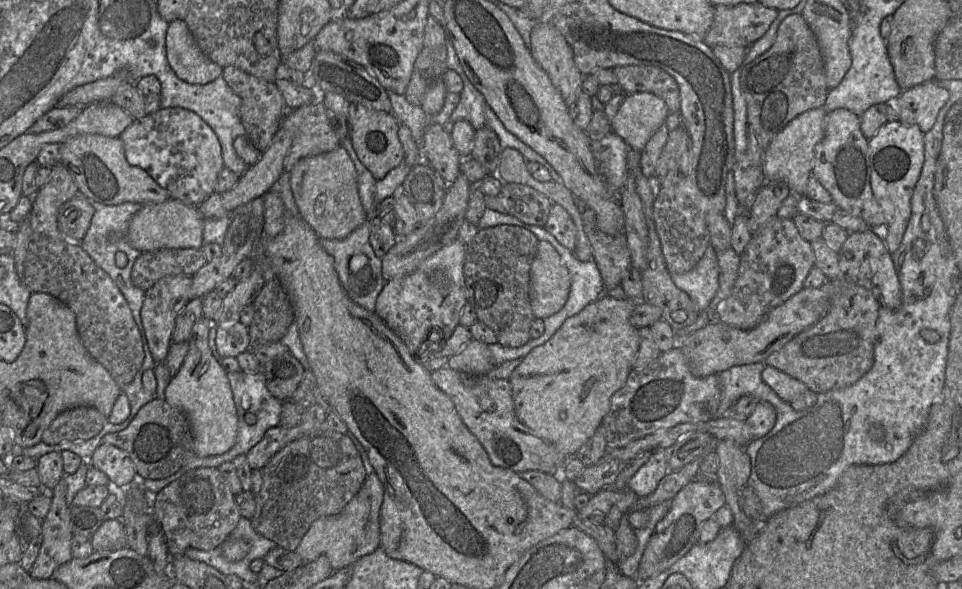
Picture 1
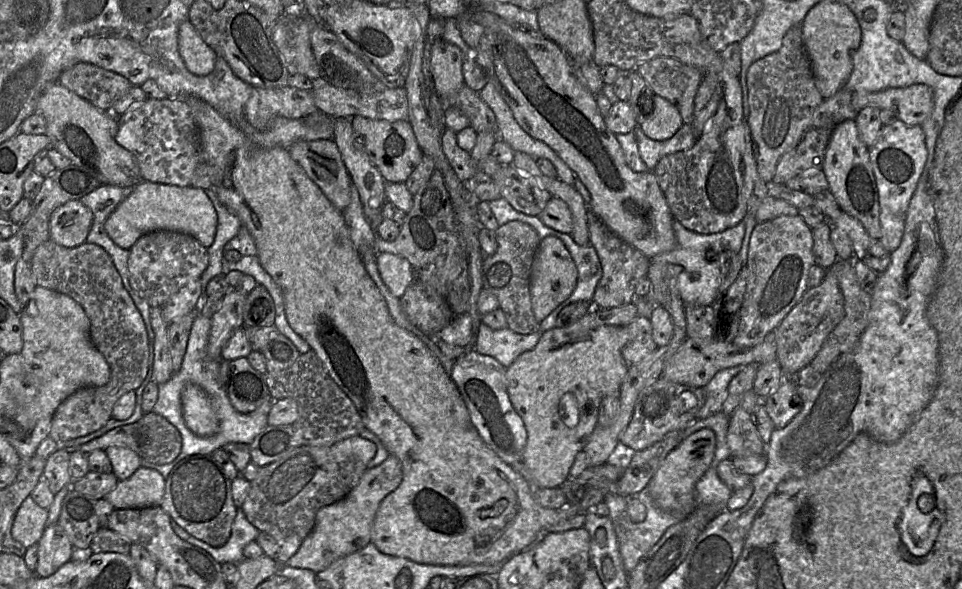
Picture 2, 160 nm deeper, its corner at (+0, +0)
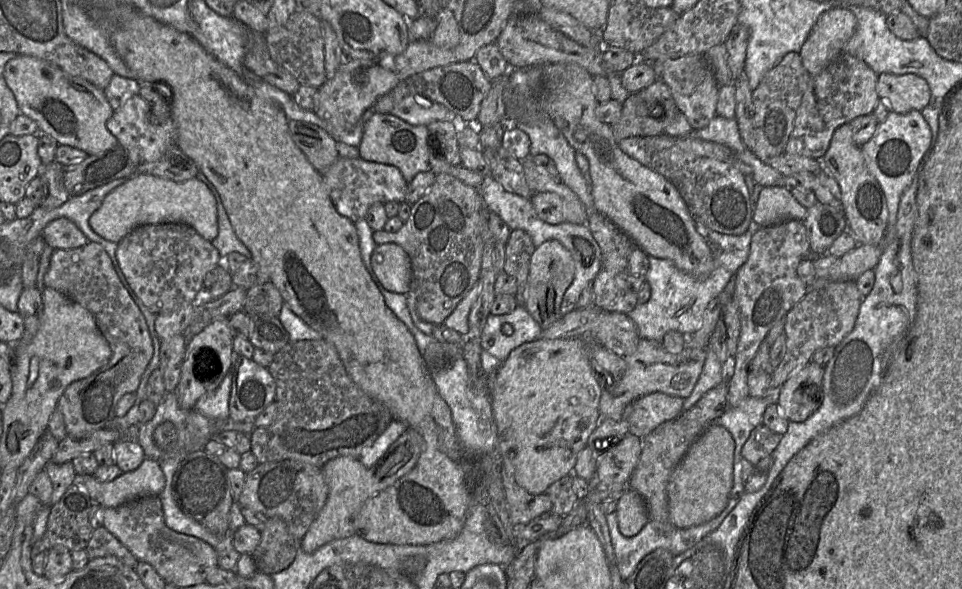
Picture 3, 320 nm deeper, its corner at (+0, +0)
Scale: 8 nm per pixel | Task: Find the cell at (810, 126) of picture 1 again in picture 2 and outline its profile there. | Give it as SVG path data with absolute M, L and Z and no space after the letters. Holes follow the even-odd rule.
M925 84L888 88L878 92L853 92L852 105L859 112L866 106L890 109L907 125L921 125L934 106L933 90Z

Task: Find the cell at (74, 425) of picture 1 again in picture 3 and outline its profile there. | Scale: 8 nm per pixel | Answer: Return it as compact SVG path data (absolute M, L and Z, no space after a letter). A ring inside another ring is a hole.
M89 241L86 245L76 249L54 250L43 284L45 287L56 290L90 311L99 330L110 346L112 355L109 362L89 377L71 383L57 403L57 409L63 415L68 435L83 435L103 429L109 421L116 417L115 410L120 399L127 393L136 393L142 375L153 356L153 342L145 317L122 285L110 256L99 243Z

